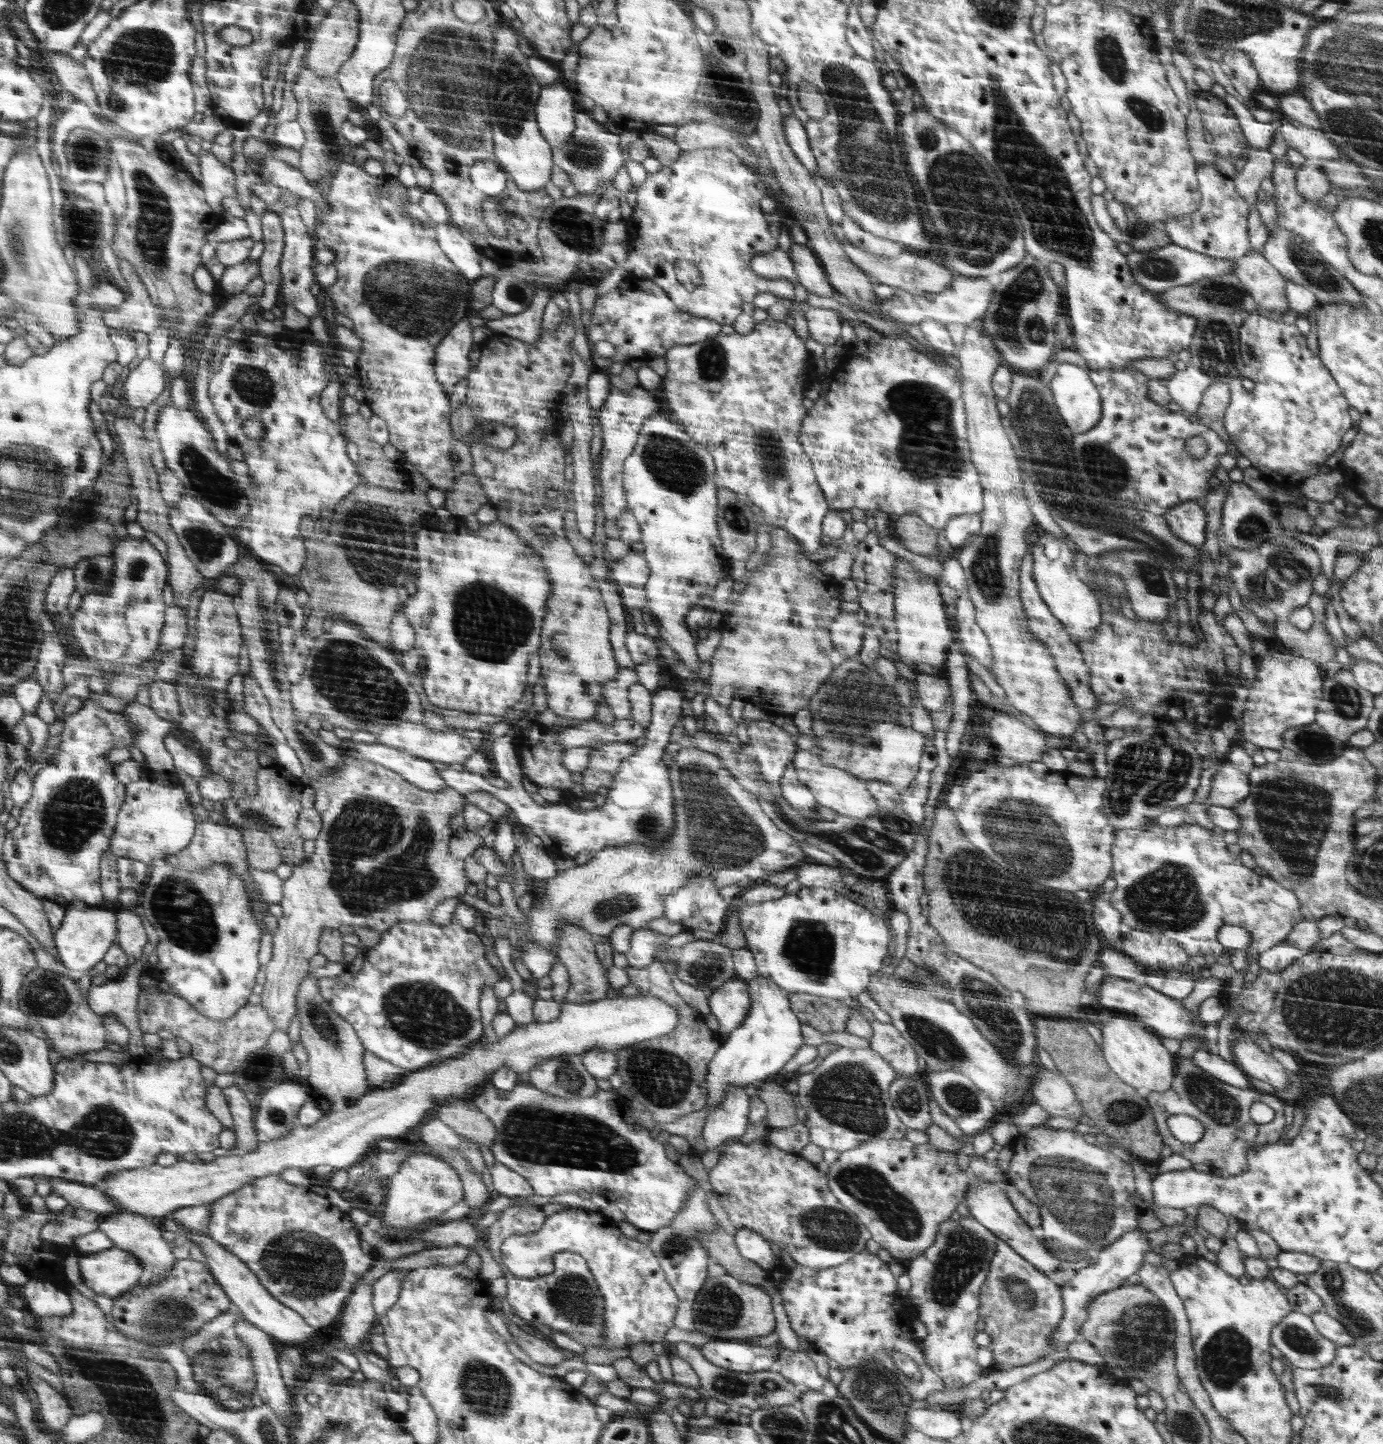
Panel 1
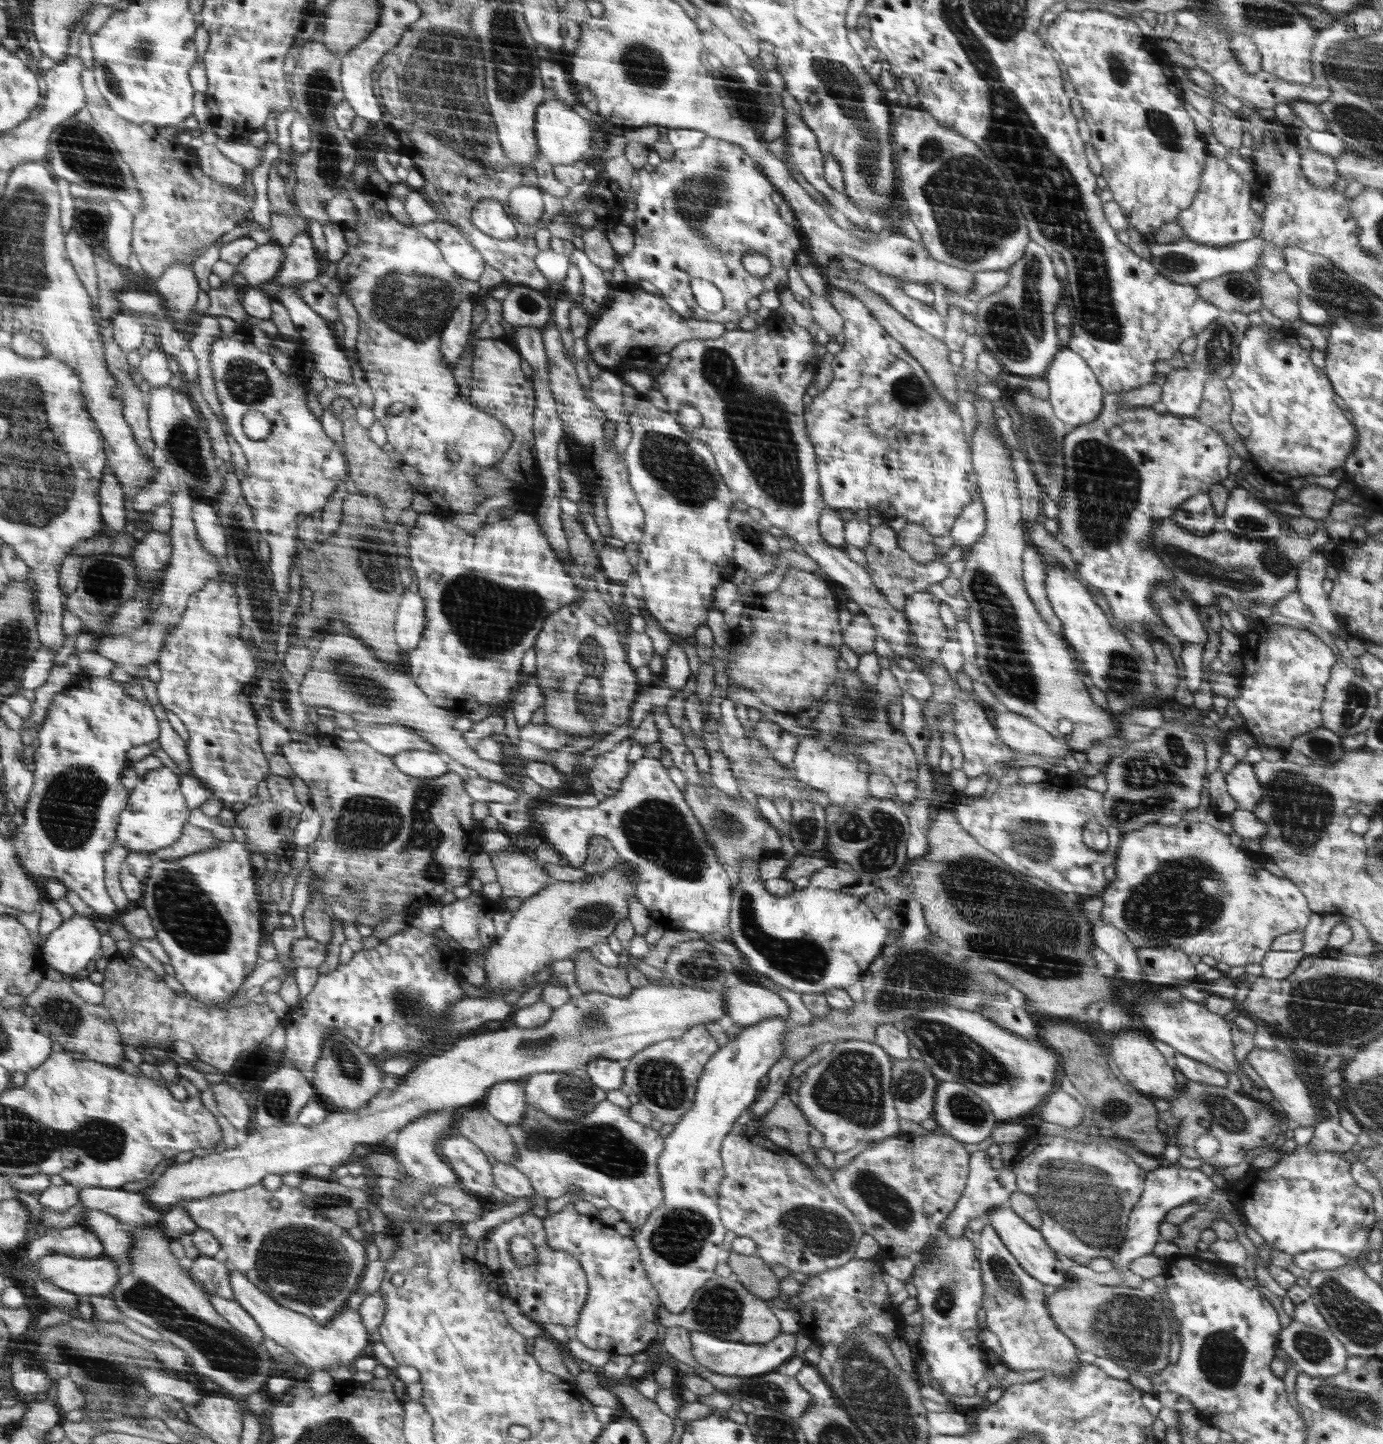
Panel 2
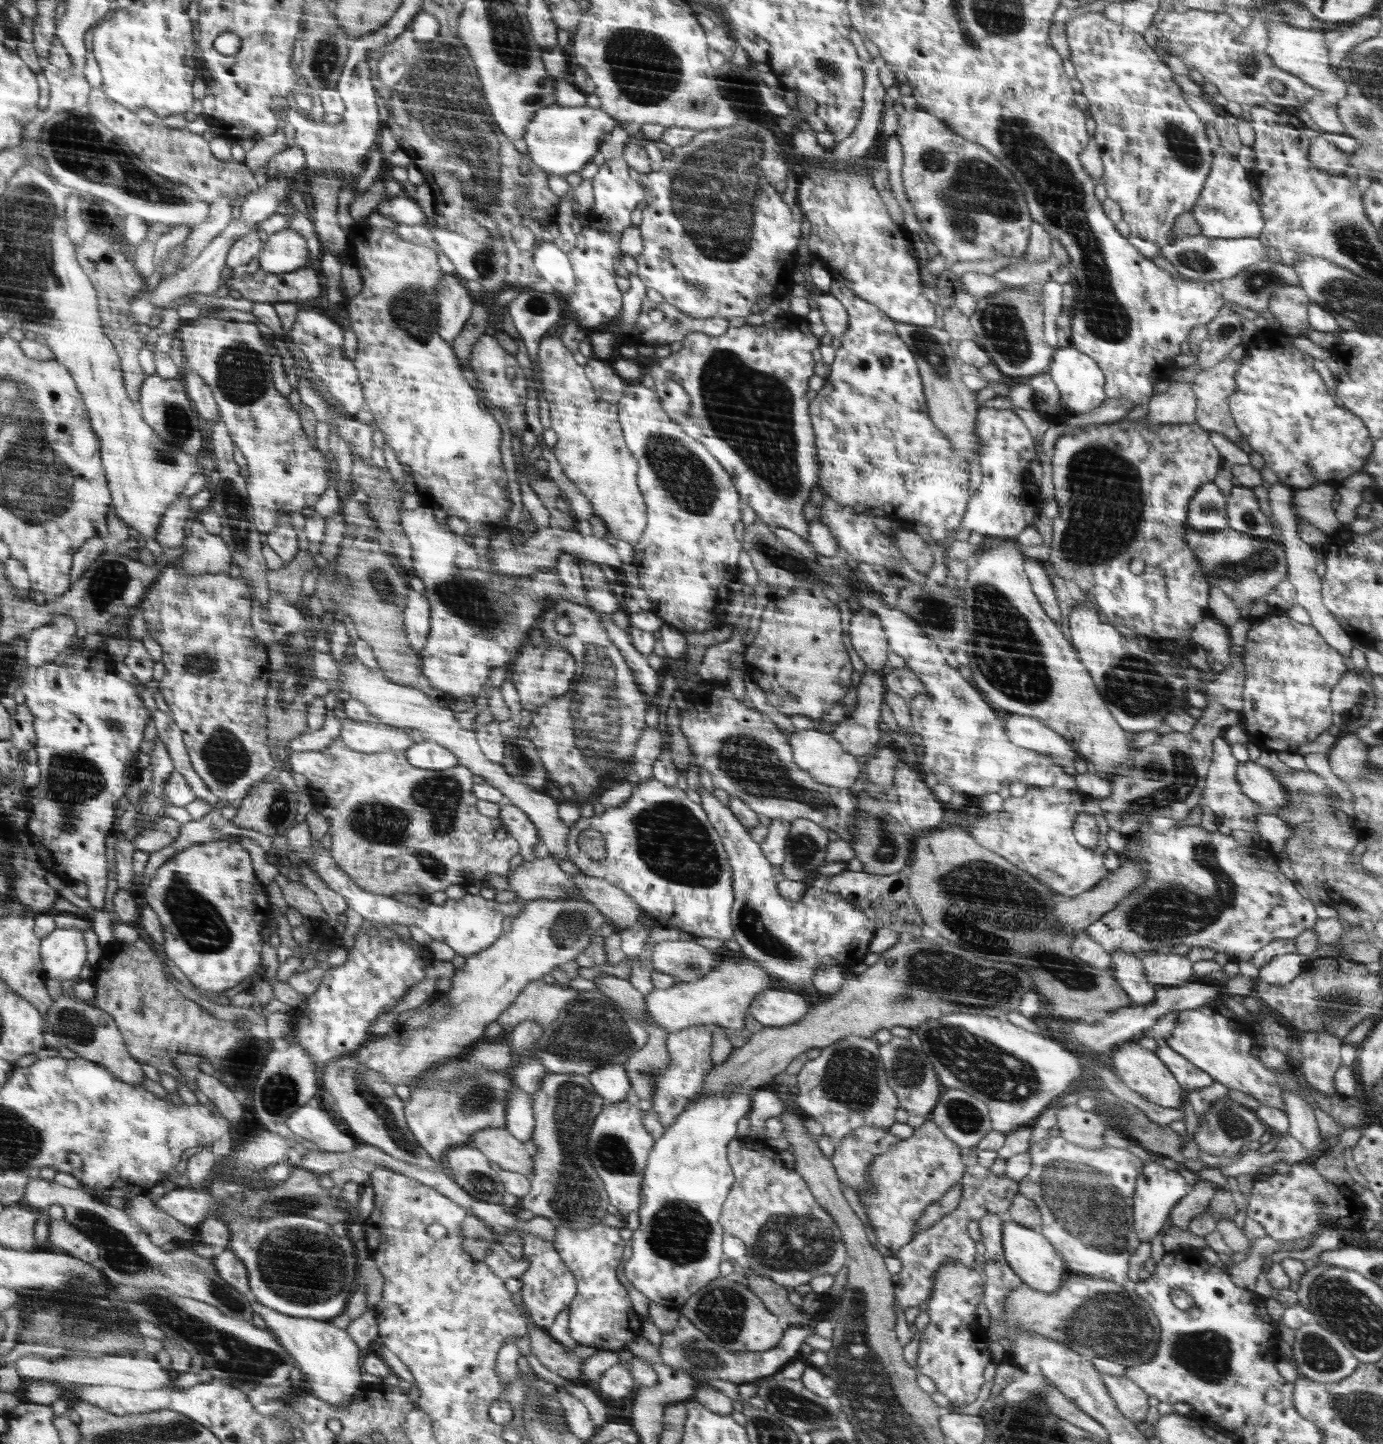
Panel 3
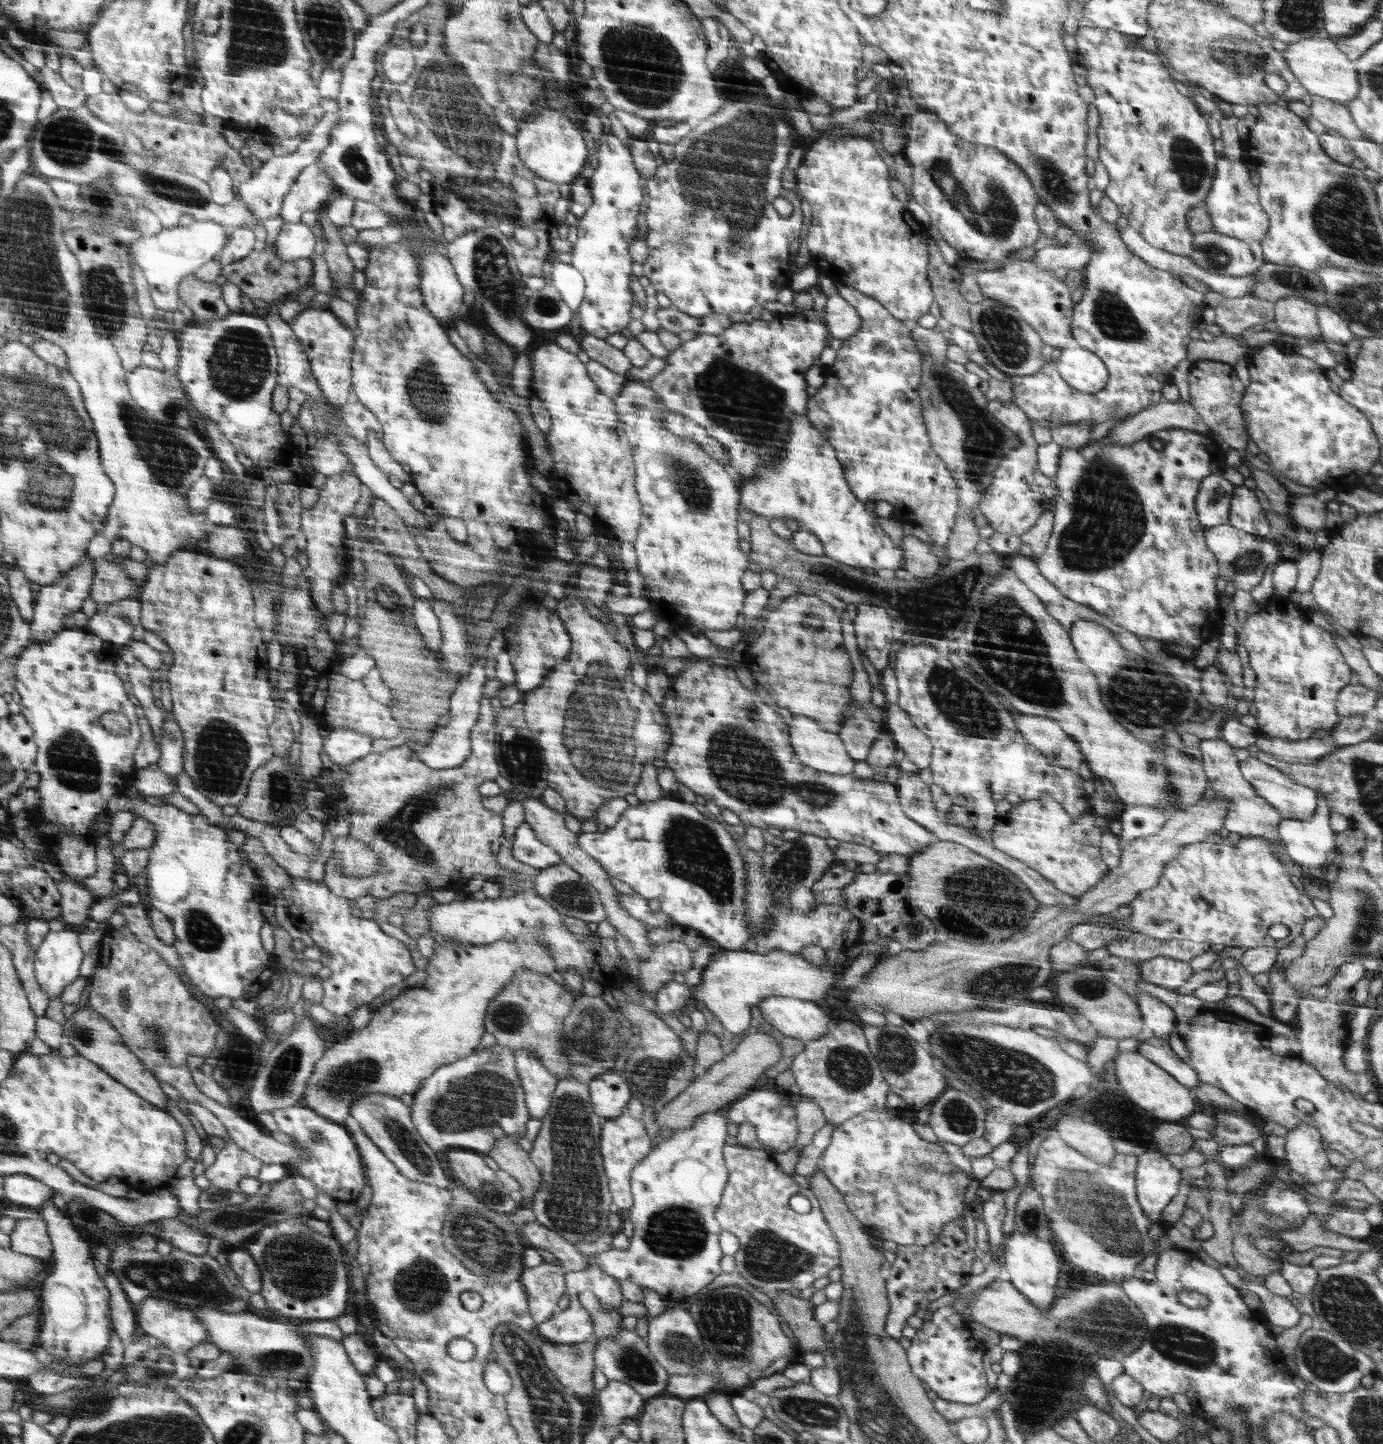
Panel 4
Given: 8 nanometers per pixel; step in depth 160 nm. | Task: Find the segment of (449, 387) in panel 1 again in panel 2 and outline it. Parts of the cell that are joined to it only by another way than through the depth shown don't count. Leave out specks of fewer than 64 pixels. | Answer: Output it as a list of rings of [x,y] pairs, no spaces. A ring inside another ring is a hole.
[[[473,299],[462,301],[454,311],[450,322],[446,324],[445,333],[441,337],[441,353],[445,360],[449,360],[449,369],[455,368],[458,360],[465,354],[468,336],[470,336],[470,320],[472,315]]]

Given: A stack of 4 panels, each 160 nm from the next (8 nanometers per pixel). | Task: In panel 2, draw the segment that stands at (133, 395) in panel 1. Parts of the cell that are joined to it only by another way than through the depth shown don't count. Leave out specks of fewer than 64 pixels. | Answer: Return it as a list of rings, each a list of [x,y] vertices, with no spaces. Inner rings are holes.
[[[160,348],[152,349],[141,358],[136,372],[140,380],[146,380],[152,389],[160,389],[172,378],[167,360],[169,355]]]

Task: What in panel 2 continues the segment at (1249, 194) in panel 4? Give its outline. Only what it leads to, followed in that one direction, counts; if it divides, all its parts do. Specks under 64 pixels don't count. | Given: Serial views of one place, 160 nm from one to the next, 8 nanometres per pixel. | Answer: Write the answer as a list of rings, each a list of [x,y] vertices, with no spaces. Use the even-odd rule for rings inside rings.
[[[1208,154],[1201,174],[1200,188],[1192,204],[1182,210],[1175,221],[1182,227],[1186,239],[1202,245],[1224,247],[1254,238],[1261,232],[1261,215],[1251,209],[1251,189],[1228,163]]]

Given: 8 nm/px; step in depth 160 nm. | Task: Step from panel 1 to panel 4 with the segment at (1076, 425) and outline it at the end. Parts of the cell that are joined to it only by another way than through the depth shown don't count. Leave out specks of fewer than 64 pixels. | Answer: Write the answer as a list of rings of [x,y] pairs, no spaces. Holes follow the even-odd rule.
[[[1077,344],[1062,348],[1054,364],[1066,383],[1082,393],[1102,391],[1109,379],[1104,361],[1095,352]]]

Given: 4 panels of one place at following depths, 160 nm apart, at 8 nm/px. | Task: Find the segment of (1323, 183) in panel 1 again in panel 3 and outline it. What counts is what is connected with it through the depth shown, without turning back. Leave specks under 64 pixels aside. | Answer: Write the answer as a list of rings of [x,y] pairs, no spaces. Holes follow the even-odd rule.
[[[1322,134],[1310,139],[1308,160],[1334,176],[1342,175],[1349,166],[1350,155],[1328,142]]]

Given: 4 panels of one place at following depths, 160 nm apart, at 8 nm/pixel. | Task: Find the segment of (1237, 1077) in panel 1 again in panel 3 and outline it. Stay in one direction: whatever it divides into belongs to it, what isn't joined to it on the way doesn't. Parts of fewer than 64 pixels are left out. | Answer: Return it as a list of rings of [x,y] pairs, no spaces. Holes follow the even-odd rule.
[[[1165,1042],[1160,1043],[1155,1053],[1176,1077],[1178,1084],[1181,1084],[1187,1092],[1210,1086],[1215,1082],[1206,1071],[1198,1068],[1193,1062],[1172,1050]]]

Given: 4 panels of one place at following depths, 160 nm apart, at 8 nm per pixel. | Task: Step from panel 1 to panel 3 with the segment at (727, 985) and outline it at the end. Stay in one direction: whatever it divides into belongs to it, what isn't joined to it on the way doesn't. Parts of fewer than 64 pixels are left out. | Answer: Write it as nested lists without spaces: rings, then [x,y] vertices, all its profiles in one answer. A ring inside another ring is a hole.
[[[770,988],[756,996],[748,1016],[764,1027],[781,1027],[801,1021],[810,1012],[807,995],[799,995],[784,988]]]

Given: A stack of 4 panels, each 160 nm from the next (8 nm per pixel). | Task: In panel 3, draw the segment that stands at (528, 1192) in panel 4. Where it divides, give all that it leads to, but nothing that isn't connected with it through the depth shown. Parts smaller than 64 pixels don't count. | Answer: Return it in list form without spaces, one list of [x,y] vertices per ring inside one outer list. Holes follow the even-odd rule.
[[[504,1127],[485,1128],[472,1136],[472,1145],[500,1169],[531,1176],[534,1158],[529,1147]]]

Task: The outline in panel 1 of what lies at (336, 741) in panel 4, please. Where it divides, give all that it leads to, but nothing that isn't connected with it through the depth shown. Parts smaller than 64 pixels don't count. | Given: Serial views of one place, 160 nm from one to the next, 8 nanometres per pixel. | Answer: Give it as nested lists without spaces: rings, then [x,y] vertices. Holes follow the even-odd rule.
[[[403,722],[398,726],[388,726],[386,730],[382,730],[378,734],[378,742],[384,746],[394,748],[411,756],[418,756],[430,762],[440,762],[446,765],[451,763],[465,763],[465,761],[476,752],[476,749],[470,743],[470,740],[465,736],[464,732],[440,732],[429,730],[422,723],[414,724]]]

